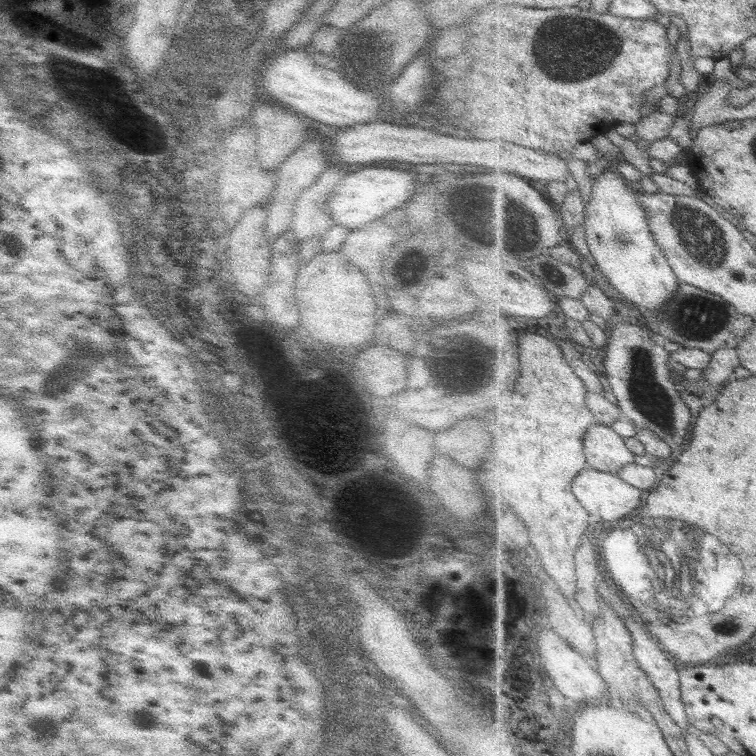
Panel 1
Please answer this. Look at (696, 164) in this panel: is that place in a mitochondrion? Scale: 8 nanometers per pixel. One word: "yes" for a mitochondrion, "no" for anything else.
no

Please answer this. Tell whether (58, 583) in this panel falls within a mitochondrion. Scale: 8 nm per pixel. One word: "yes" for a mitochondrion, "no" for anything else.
no

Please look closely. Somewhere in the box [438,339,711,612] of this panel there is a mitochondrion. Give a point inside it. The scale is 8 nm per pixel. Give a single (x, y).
(645, 390)

